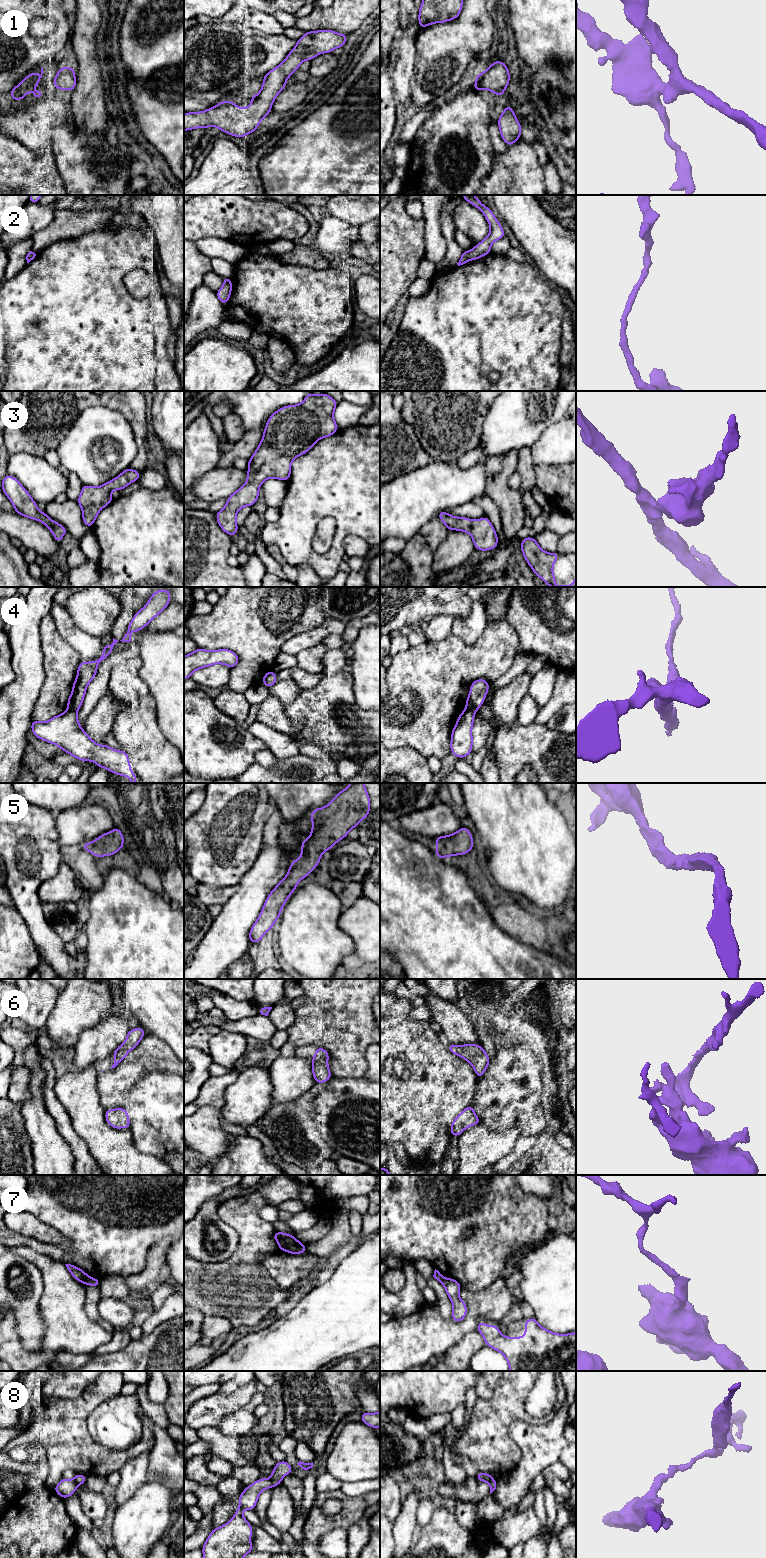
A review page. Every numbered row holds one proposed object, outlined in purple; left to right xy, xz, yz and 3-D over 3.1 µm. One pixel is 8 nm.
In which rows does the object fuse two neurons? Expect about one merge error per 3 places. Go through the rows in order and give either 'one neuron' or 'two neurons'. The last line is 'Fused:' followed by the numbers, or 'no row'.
1: one neuron
2: one neuron
3: one neuron
4: two neurons
5: one neuron
6: one neuron
7: two neurons
8: two neurons
Fused: 4, 7, 8

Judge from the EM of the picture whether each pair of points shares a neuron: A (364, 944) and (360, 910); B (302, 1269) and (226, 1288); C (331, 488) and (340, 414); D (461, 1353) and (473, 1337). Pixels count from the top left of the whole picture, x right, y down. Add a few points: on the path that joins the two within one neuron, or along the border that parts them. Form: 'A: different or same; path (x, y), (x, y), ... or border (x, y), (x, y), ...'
A: same; path (364, 936), (364, 918)
B: different; border (257, 1257), (260, 1264), (281, 1289), (291, 1289)
C: different; border (358, 423), (338, 430)
D: same; path (465, 1349), (473, 1341)

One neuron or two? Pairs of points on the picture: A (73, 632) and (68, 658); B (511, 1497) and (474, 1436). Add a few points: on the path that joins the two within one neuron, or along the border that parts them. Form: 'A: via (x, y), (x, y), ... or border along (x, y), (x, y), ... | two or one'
A: border along (56, 625), (59, 634), (78, 653), (81, 660) | two
B: border along (521, 1454), (518, 1463), (507, 1473) | two

